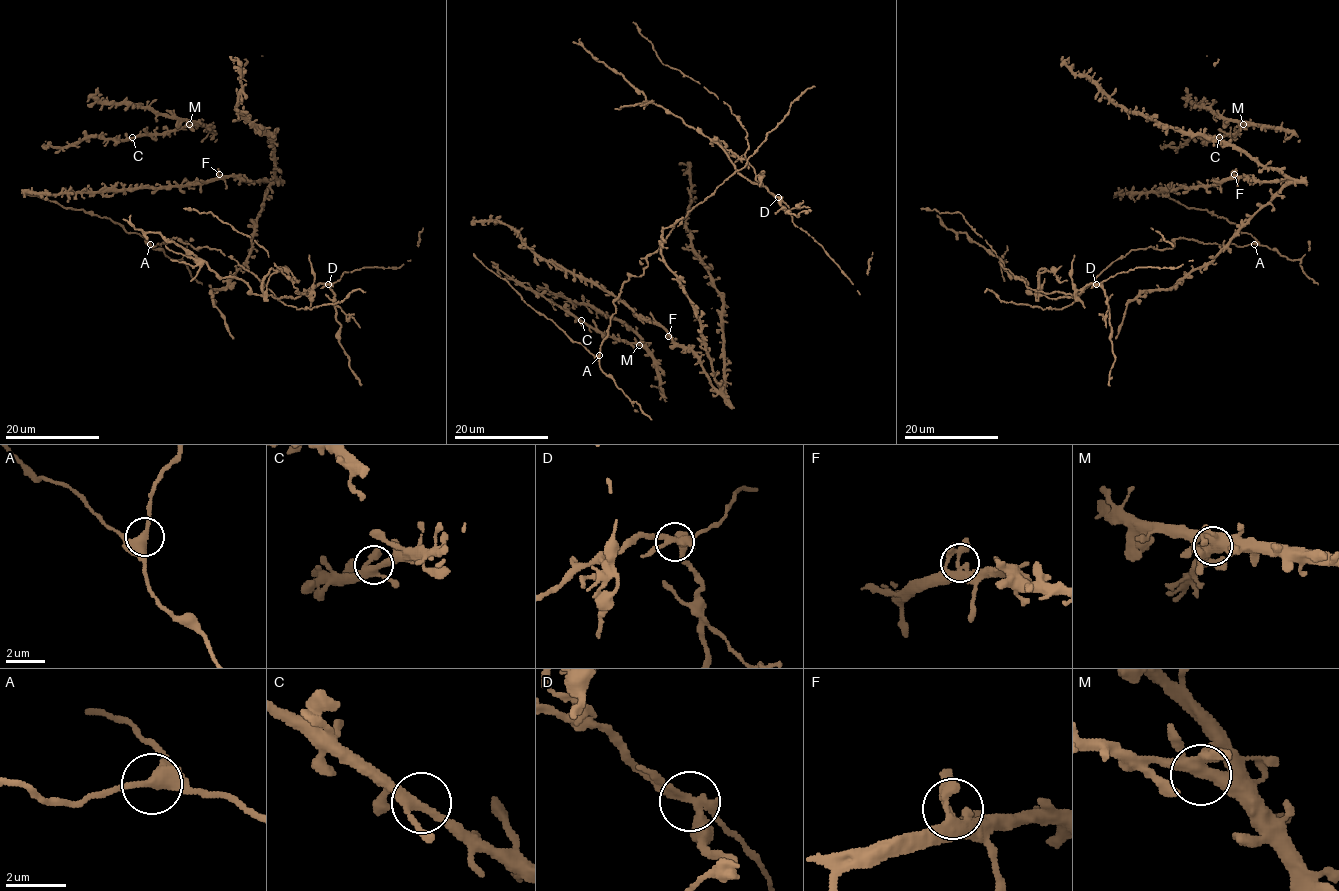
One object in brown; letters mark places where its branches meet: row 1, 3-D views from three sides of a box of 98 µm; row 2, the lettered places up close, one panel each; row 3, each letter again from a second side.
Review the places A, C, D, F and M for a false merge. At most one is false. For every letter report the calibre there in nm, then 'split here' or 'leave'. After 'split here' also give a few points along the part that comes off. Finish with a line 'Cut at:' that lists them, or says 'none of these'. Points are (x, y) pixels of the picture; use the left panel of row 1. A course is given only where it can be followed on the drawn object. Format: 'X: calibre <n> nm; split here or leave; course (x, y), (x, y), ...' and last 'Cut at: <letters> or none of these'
A: calibre 340 nm; leave
C: calibre 300 nm; leave
D: calibre 300 nm; split here; course (328, 285), (319, 284), (295, 298), (255, 295), (240, 279), (220, 278), (159, 233), (137, 230), (131, 214)
F: calibre 280 nm; leave
M: calibre 400 nm; leave
Cut at: D

